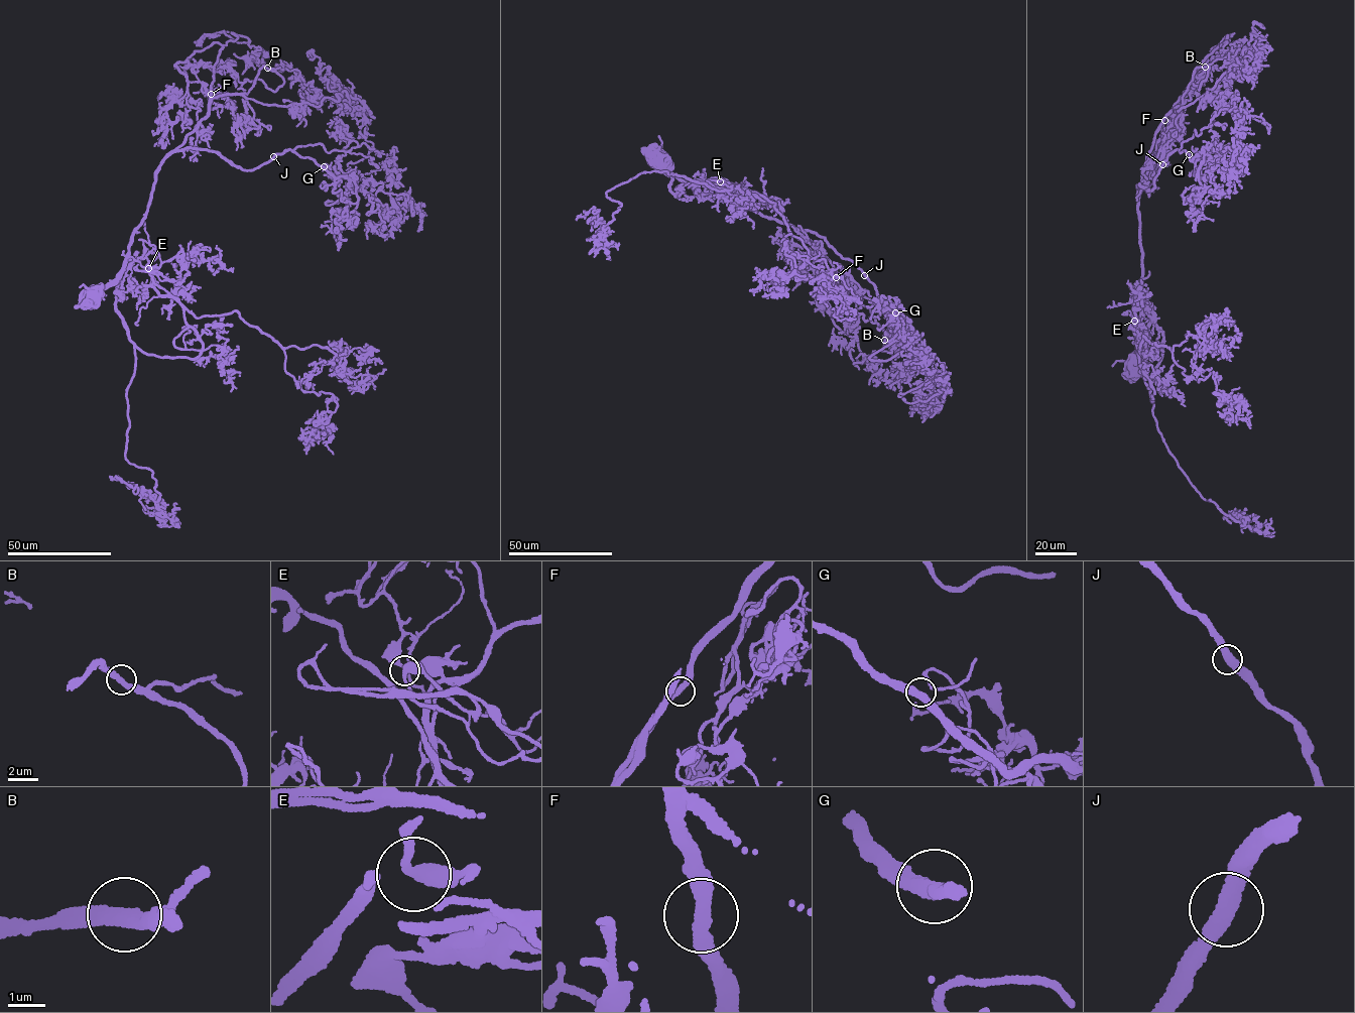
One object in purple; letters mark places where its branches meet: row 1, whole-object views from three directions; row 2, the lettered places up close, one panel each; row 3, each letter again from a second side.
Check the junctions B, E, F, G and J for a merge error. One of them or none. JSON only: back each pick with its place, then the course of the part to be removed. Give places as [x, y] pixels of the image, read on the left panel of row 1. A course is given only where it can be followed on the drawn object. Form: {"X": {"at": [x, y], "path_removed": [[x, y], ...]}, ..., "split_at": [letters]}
{"split_at": []}

